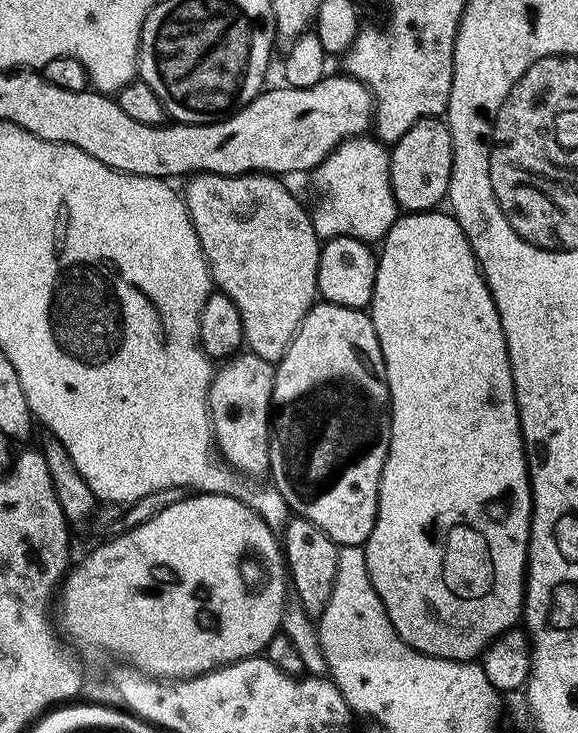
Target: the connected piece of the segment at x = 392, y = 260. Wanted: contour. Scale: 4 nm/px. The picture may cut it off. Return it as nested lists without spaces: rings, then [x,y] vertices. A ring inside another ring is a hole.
[[[444,210],[400,214],[383,236],[384,249],[378,252],[370,315],[378,334],[378,346],[382,346],[392,421],[390,446],[380,475],[380,497],[374,530],[370,530],[370,538],[362,547],[366,554],[366,570],[370,574],[370,582],[378,598],[382,598],[382,606],[402,642],[427,656],[472,662],[503,632],[517,627],[521,619],[532,521],[532,483],[528,481],[528,459],[524,453],[510,354],[506,350],[506,334],[502,334],[502,322],[498,318],[496,303],[480,273],[480,264],[462,226],[455,216],[440,211]]]

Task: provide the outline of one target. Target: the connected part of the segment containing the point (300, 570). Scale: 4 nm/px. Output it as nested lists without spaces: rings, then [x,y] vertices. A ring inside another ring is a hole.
[[[293,515],[282,533],[284,558],[288,566],[288,579],[291,591],[296,592],[298,600],[311,618],[319,618],[330,603],[330,594],[334,594],[334,578],[338,574],[338,554],[341,545],[335,544],[330,537],[314,522]]]

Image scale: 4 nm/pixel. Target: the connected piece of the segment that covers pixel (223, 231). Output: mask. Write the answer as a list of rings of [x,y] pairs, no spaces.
[[[202,172],[187,181],[184,203],[200,239],[212,283],[238,306],[247,351],[267,362],[279,362],[300,329],[300,323],[318,296],[316,275],[322,240],[316,235],[309,209],[292,197],[283,179],[263,172],[245,172],[242,176],[219,176]]]

